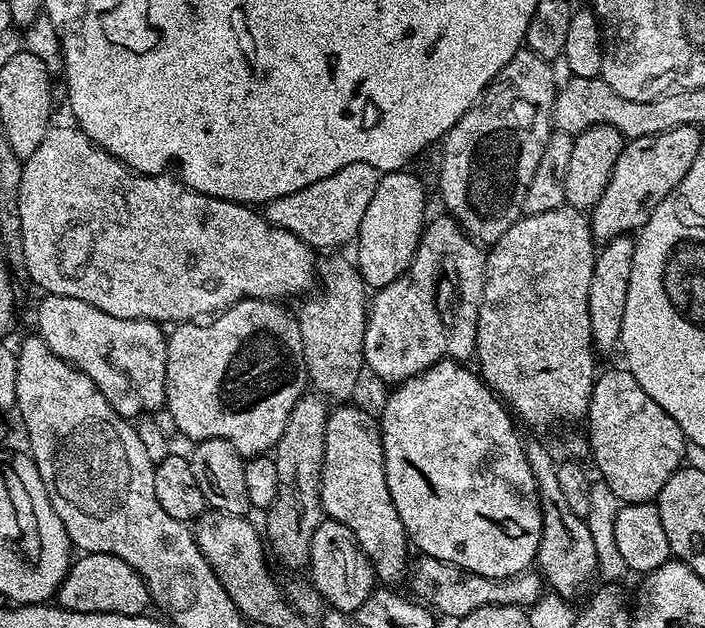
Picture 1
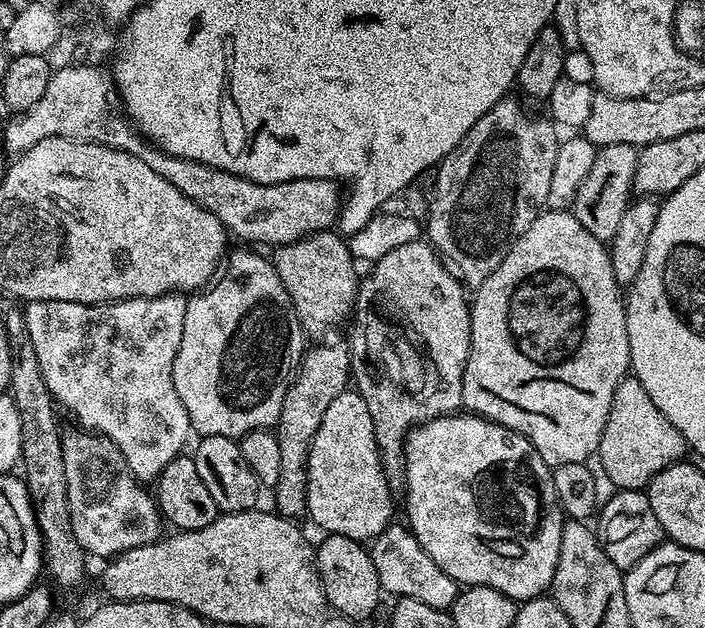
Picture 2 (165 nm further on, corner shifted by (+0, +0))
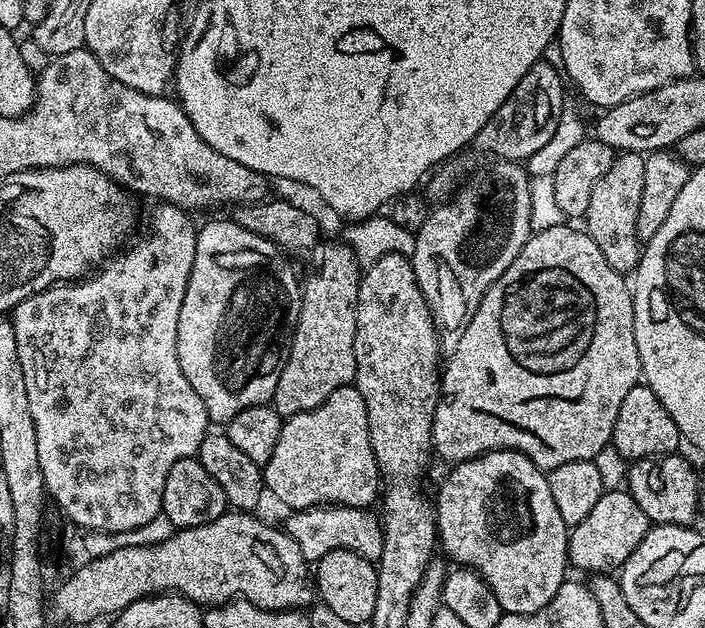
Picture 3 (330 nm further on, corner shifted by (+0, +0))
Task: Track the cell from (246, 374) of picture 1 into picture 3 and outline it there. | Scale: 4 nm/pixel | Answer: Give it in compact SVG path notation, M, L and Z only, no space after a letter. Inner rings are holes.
M231 218L212 220L205 228L201 227L196 233L196 253L194 266L190 270L190 282L186 282L186 298L182 298L182 310L178 310L178 366L182 366L182 374L186 374L186 382L194 386L194 394L202 398L202 406L206 406L209 421L216 426L227 425L234 414L242 414L250 406L268 404L274 394L274 386L278 386L278 378L282 378L284 357L292 339L292 329L300 313L300 298L302 284L296 280L296 272L288 265L289 257L280 251L274 242L246 230Z

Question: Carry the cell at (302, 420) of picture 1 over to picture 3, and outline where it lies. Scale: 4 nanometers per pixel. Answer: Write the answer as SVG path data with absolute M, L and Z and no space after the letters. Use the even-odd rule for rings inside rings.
M343 242L326 244L319 249L320 265L308 277L303 277L300 313L292 329L292 339L284 357L282 378L278 378L278 386L274 386L274 394L270 401L271 407L275 408L276 413L282 418L309 412L322 406L322 402L326 402L326 398L330 398L334 390L349 387L356 379L354 334L362 269L347 244Z

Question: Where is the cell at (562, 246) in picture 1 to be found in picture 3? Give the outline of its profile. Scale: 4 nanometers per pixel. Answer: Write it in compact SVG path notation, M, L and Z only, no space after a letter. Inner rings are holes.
M565 222L560 225L551 226L549 229L533 231L527 242L522 246L522 250L518 254L518 258L514 258L514 262L510 262L510 266L503 274L488 287L486 294L480 299L480 305L476 308L474 318L470 318L470 326L466 326L466 330L462 334L462 338L458 338L458 346L451 349L449 358L442 368L440 378L440 400L436 404L434 410L434 418L432 419L432 447L437 457L441 456L444 460L449 460L449 465L455 466L463 463L464 460L473 460L476 456L483 455L484 452L498 452L503 448L509 448L515 452L525 452L530 458L530 462L537 464L539 468L551 470L558 466L563 466L565 462L578 462L579 460L594 460L603 447L611 445L612 431L614 430L614 422L618 422L618 410L622 407L622 401L626 398L626 394L630 394L630 390L634 390L636 384L641 383L642 373L640 370L640 359L638 358L638 342L634 342L634 306L632 305L632 289L629 281L618 271L614 270L614 266L610 266L610 262L606 262L606 257L602 255L602 250L598 250L594 238L588 236L587 231L571 228L571 223Z

